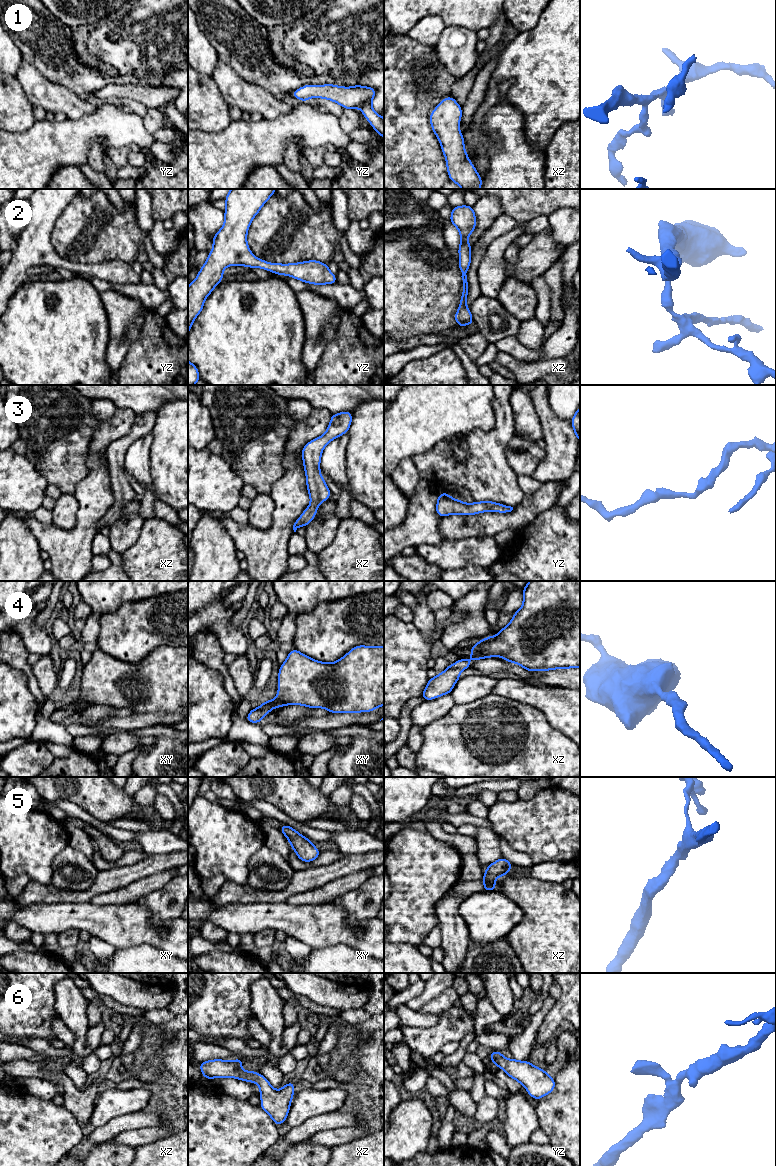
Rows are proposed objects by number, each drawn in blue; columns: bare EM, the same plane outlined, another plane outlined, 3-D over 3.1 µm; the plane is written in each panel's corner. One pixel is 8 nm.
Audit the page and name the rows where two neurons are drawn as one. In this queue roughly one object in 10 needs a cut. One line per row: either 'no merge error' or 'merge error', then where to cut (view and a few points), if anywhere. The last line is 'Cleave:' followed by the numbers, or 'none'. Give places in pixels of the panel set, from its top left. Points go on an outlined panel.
1: no merge error; no cut
2: no merge error; no cut
3: no merge error; no cut
4: no merge error; no cut
5: no merge error; no cut
6: no merge error; no cut
Cleave: none

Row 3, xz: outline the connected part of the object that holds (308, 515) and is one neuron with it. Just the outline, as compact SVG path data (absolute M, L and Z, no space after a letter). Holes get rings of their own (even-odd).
M352 412L332 414L330 424L324 435L308 442L302 449L302 459L306 473L306 485L310 496L310 505L293 525L293 530L307 526L314 520L317 508L332 494L320 474L320 459L324 447L335 438L348 432L352 422Z

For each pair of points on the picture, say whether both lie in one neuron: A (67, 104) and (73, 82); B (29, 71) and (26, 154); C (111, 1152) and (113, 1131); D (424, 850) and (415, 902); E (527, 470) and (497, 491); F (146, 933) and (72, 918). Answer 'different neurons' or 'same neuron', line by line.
A: different neurons
B: different neurons
C: different neurons
D: same neuron
E: different neurons
F: same neuron

